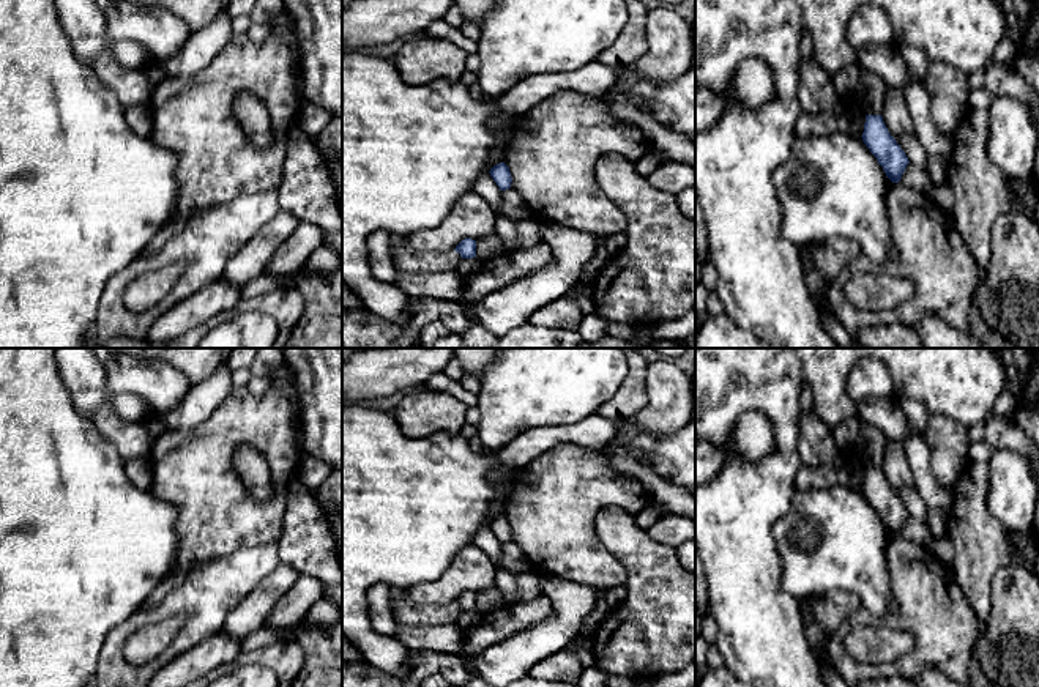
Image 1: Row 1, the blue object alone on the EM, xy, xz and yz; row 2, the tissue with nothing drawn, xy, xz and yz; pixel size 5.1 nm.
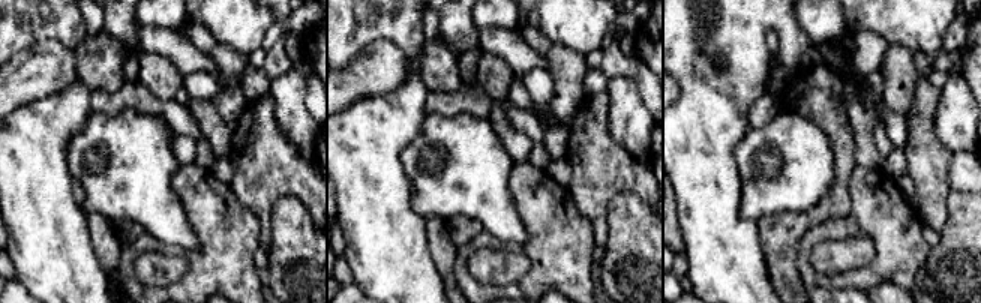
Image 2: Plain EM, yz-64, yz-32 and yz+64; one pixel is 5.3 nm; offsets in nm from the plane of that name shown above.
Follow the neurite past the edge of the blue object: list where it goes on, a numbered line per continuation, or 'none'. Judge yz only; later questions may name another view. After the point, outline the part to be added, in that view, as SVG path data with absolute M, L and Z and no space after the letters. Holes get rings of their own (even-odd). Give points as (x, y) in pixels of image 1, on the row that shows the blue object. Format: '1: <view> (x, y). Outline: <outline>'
none

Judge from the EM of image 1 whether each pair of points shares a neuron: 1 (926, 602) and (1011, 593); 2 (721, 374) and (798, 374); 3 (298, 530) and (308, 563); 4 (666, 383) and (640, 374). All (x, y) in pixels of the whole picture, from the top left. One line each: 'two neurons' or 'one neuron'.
1: two neurons
2: one neuron
3: one neuron
4: two neurons

